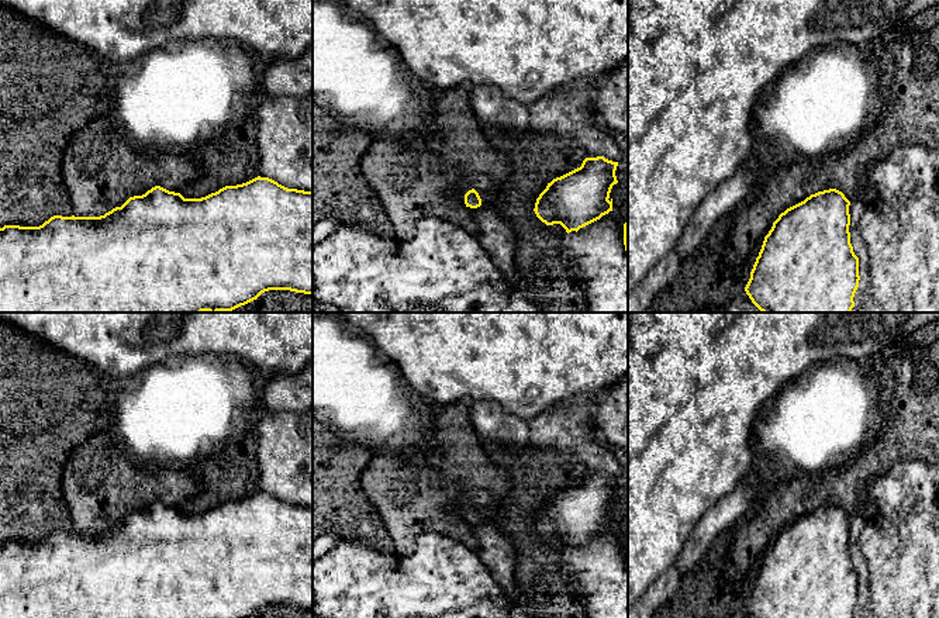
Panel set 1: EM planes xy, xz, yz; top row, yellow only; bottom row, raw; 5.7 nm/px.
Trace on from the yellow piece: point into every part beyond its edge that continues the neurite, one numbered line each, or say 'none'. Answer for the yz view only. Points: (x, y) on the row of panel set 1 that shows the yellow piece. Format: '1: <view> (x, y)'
none

